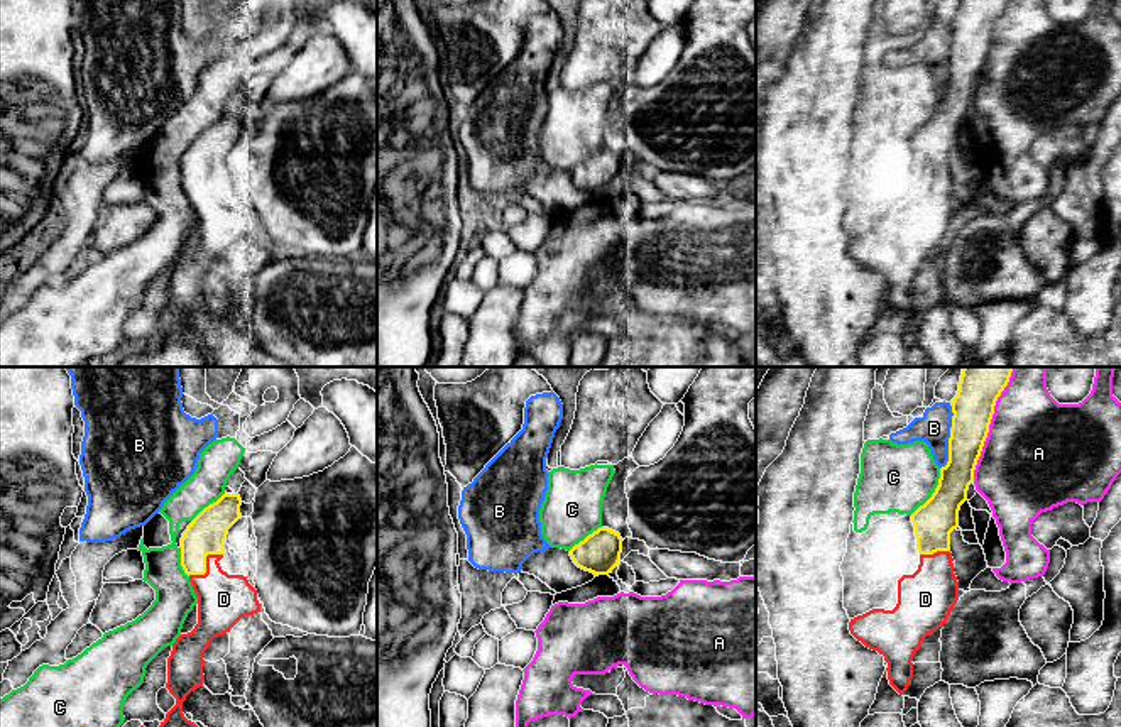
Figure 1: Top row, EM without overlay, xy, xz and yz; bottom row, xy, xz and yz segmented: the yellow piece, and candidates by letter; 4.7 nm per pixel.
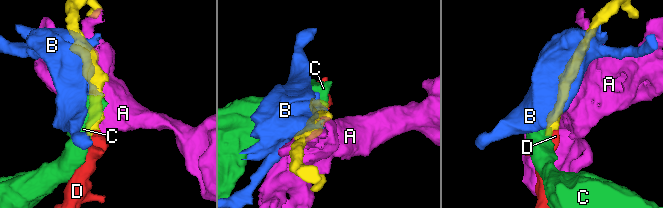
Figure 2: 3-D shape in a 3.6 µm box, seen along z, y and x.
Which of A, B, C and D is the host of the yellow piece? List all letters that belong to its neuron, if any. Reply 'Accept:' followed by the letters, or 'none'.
Accept: D

